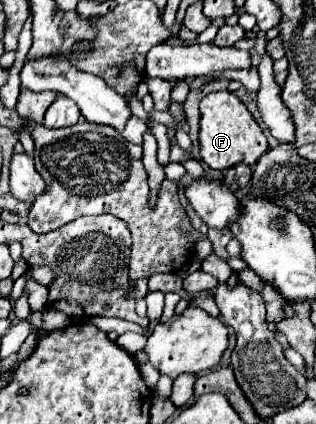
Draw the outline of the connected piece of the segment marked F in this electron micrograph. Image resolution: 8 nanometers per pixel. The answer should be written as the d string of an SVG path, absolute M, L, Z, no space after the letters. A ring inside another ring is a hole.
M216 91L200 101L200 155L208 167L226 171L232 165L246 163L252 167L260 155L268 149L266 135L262 127L254 121L252 113L232 91Z

